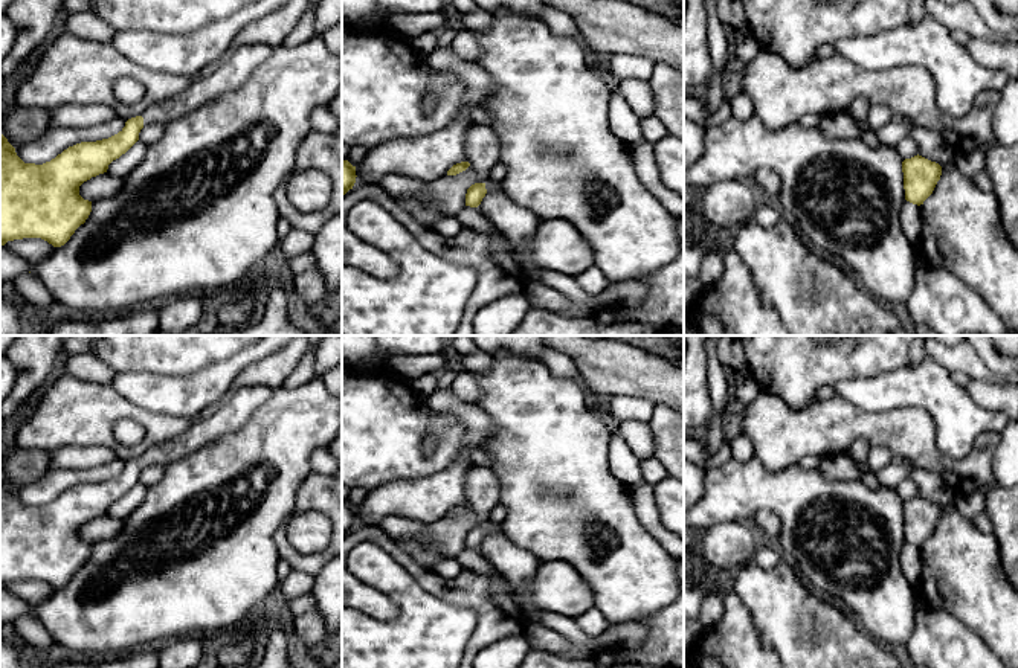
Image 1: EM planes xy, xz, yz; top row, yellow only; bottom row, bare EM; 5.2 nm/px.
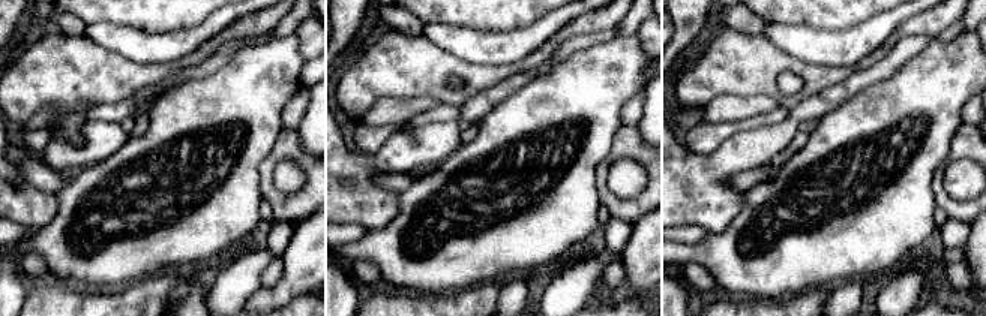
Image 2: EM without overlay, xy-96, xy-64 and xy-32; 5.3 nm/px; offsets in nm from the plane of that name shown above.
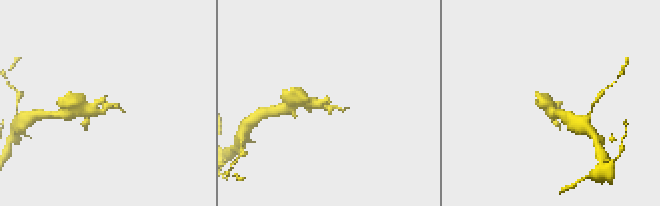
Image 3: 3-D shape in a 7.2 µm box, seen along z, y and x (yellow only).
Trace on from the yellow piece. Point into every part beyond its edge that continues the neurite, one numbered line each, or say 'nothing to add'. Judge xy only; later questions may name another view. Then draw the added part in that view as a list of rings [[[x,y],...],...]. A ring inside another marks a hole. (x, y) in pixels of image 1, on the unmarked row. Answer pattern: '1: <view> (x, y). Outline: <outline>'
1: xy (235, 411). Outline: [[[247,386],[237,390],[215,413],[205,419],[197,418],[180,436],[148,448],[140,456],[143,467],[168,465],[214,439],[237,432],[259,406],[270,400],[273,390],[269,386]]]

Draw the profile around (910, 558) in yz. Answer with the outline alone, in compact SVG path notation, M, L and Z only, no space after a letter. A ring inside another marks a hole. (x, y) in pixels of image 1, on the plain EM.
M905 541L900 549L899 561L902 573L908 580L910 586L919 590L922 584L920 549Z

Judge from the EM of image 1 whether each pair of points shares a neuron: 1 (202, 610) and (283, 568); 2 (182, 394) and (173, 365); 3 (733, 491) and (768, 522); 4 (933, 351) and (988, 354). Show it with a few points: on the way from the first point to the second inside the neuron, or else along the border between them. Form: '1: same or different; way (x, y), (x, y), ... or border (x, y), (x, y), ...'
1: different; border (280, 560), (277, 565), (278, 580)
2: different; border (209, 363), (194, 372), (180, 375), (141, 372)
3: different; border (750, 516), (771, 510), (779, 517), (780, 536)
4: different; border (976, 351), (982, 362), (1001, 378)

